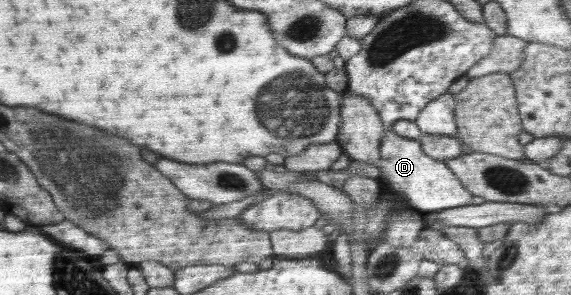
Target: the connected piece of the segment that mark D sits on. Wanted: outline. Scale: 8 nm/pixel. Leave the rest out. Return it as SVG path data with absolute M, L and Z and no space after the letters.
M388 130L383 133L379 150L377 167L381 168L382 183L389 184L402 194L411 208L424 213L471 204L474 195L463 190L461 181L443 161L427 156L419 140L408 139Z

